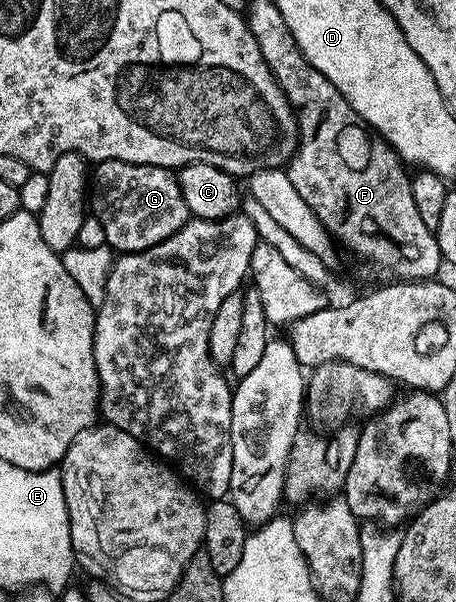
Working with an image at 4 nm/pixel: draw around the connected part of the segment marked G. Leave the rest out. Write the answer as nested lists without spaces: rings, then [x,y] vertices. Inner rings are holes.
[[[122,160],[99,163],[91,171],[90,214],[98,220],[98,224],[102,224],[102,232],[106,232],[107,245],[113,251],[125,254],[137,254],[139,250],[162,244],[162,240],[174,236],[174,232],[178,232],[190,220],[186,200],[182,196],[180,179],[169,167],[130,164]]]

